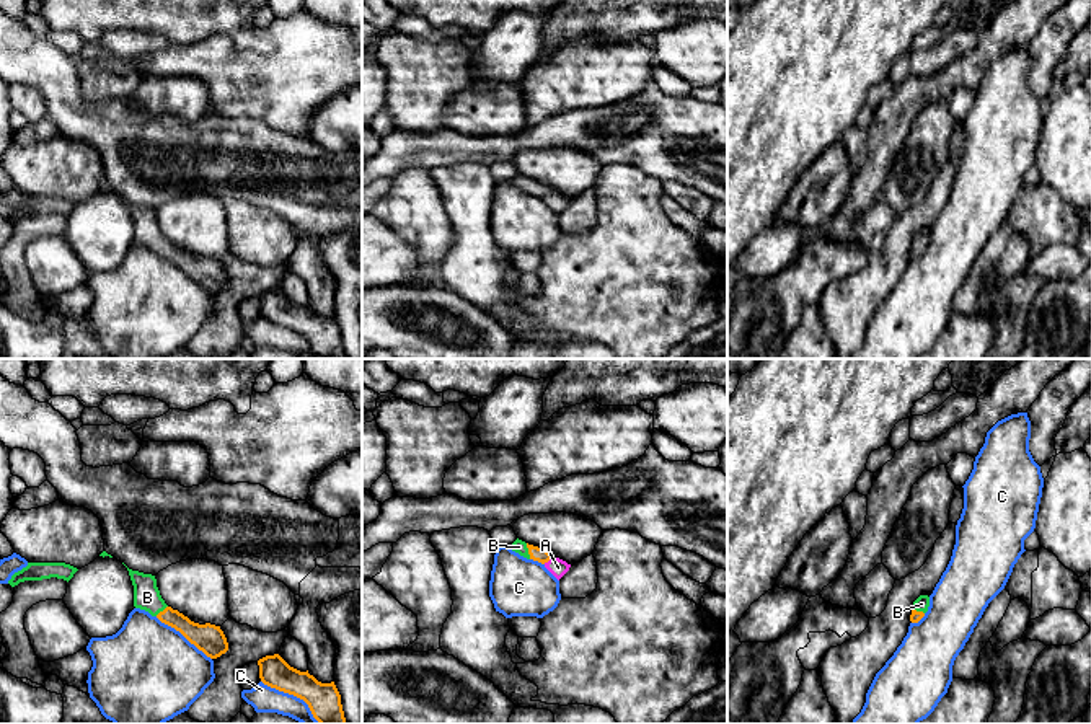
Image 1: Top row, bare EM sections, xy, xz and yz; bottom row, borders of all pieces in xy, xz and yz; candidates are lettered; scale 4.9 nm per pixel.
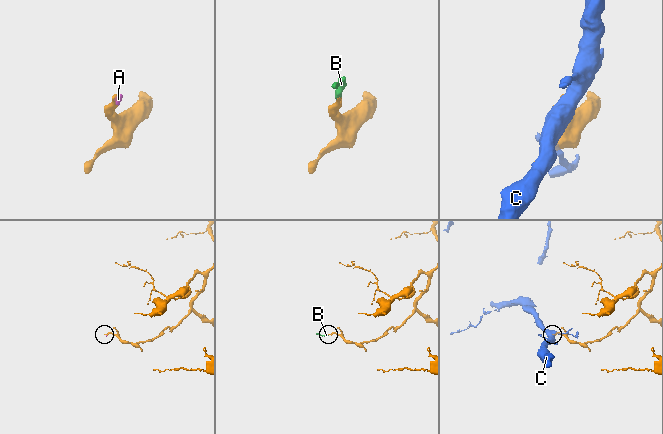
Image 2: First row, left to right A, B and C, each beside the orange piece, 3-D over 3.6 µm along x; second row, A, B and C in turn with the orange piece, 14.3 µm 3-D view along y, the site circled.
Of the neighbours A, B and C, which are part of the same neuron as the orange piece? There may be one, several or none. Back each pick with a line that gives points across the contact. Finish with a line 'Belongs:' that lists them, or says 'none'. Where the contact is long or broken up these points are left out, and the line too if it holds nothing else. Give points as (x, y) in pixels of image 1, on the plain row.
A: runs through xz (540, 189), (547, 196), (558, 203)
B: runs through xz (540, 189), (529, 186), (519, 181)
Belongs: A, B

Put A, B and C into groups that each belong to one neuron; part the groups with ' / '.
A B / C

